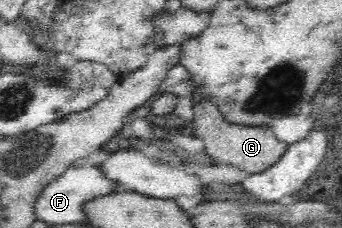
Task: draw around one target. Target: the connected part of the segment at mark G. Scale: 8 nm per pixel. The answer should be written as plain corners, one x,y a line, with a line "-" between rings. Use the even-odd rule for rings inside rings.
203,100
193,108
193,124
198,130
196,136
205,141
205,153
212,157
215,164
229,164
248,174
261,173
261,170
273,165
288,147
285,143
279,142
268,127
234,124
227,121
212,101

